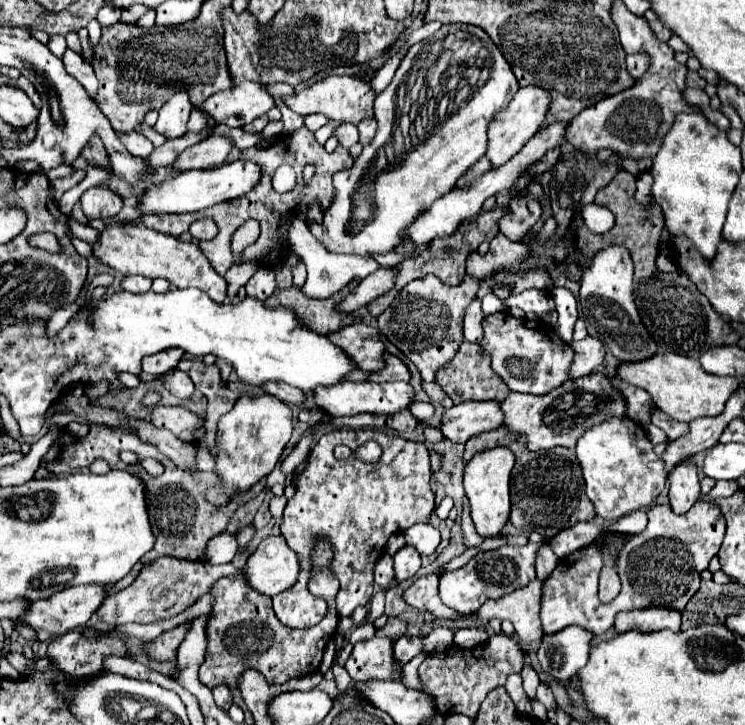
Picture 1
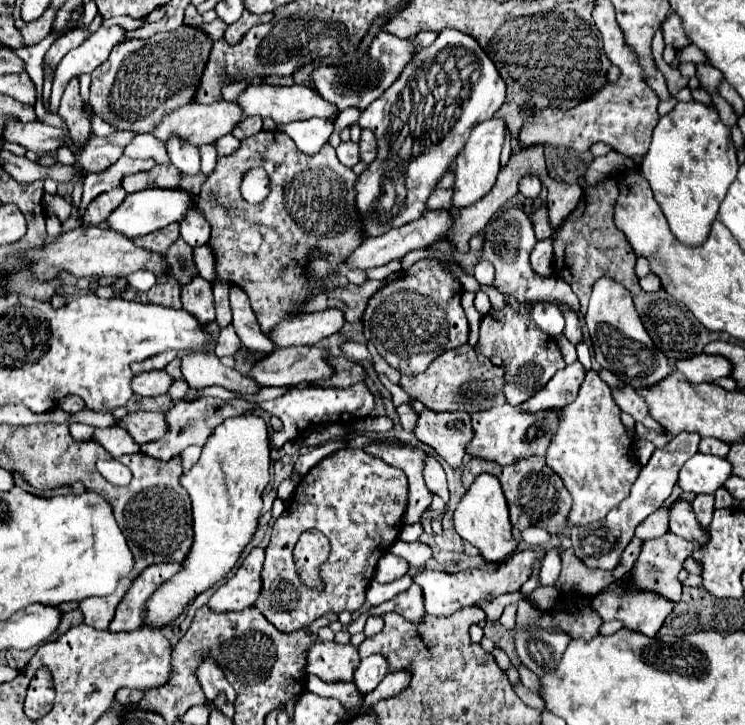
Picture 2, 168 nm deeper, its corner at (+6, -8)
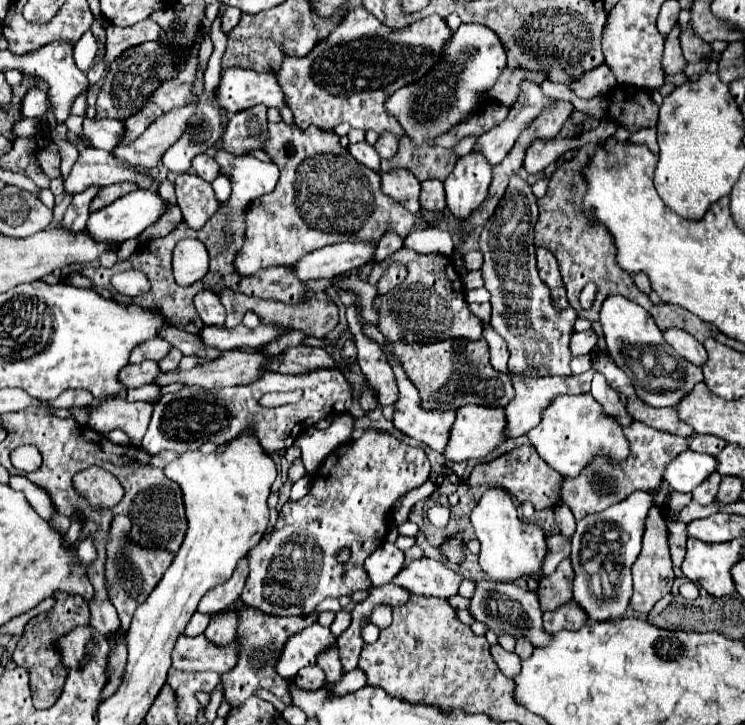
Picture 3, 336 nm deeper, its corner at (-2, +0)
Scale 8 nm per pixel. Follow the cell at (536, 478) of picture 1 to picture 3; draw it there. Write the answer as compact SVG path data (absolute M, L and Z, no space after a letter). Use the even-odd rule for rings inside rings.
M519 446L499 458L495 458L493 462L487 464L477 464L469 476L469 484L471 486L481 486L487 484L497 486L507 490L515 500L525 502L529 500L535 510L549 510L557 500L559 500L559 486L561 486L561 474L555 472L553 468L549 468L549 464L545 464L545 460L541 460L541 456L535 452L535 448L529 446Z

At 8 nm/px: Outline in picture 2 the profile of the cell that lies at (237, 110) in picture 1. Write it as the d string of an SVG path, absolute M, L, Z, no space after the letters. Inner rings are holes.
M219 100L219 102L213 102L213 104L187 104L187 106L181 106L177 108L175 112L171 112L169 116L165 116L159 126L153 130L153 134L159 138L159 140L165 140L169 134L179 134L183 136L185 140L189 140L191 144L195 146L201 146L201 144L207 144L207 142L215 142L217 138L225 136L225 134L231 134L233 128L245 118L245 114L241 112L241 108L237 108L235 102L225 102L225 100Z

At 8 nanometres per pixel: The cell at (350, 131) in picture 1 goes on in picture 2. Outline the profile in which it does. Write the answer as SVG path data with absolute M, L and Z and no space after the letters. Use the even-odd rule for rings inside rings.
M341 142L339 146L337 146L337 158L345 164L345 166L355 166L357 162L359 162L359 148L357 148L357 144L355 142Z

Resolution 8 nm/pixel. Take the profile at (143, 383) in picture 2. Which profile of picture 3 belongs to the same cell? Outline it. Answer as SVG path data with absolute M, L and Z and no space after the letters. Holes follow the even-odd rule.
M145 360L141 364L127 364L121 372L119 372L119 380L121 384L125 384L125 388L139 388L143 384L151 384L155 380L155 376L159 374L159 366L153 360Z

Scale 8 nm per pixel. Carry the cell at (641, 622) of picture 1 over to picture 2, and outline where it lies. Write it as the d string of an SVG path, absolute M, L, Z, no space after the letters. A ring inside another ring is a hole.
M601 592L593 600L593 608L605 622L621 620L623 628L653 638L663 626L665 618L671 614L673 602L651 592L627 592L625 596Z

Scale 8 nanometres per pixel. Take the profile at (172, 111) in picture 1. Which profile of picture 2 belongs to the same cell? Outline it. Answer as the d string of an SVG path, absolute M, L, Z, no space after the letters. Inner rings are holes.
M169 136L165 140L165 148L169 152L171 162L183 174L197 174L199 172L199 150L193 144L189 144L187 140L181 140L181 136Z

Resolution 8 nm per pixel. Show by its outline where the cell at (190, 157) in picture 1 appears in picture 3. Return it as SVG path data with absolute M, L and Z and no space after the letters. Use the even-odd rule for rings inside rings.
M83 148L75 160L69 176L63 180L67 194L79 194L89 186L109 186L115 182L135 182L151 186L151 178L131 166L119 164L111 152L97 148Z

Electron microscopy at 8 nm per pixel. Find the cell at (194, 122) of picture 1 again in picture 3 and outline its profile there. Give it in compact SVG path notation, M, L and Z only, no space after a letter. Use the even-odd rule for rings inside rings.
M219 174L213 182L213 190L217 196L217 202L223 204L225 200L229 200L229 192L231 192L231 182L225 178L225 174Z

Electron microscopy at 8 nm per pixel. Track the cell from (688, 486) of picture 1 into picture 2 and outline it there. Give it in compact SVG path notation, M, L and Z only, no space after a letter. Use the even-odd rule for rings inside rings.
M675 500L669 508L669 530L685 540L697 540L697 542L707 542L709 536L701 530L697 524L697 518L693 514L691 502L689 500Z

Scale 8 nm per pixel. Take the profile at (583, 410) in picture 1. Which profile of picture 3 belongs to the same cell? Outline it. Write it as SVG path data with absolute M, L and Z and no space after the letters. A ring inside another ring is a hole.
M467 404L455 410L457 420L449 432L449 444L443 450L445 460L449 462L465 462L465 460L479 460L487 456L493 448L505 442L505 410L503 408L481 408L475 404Z

